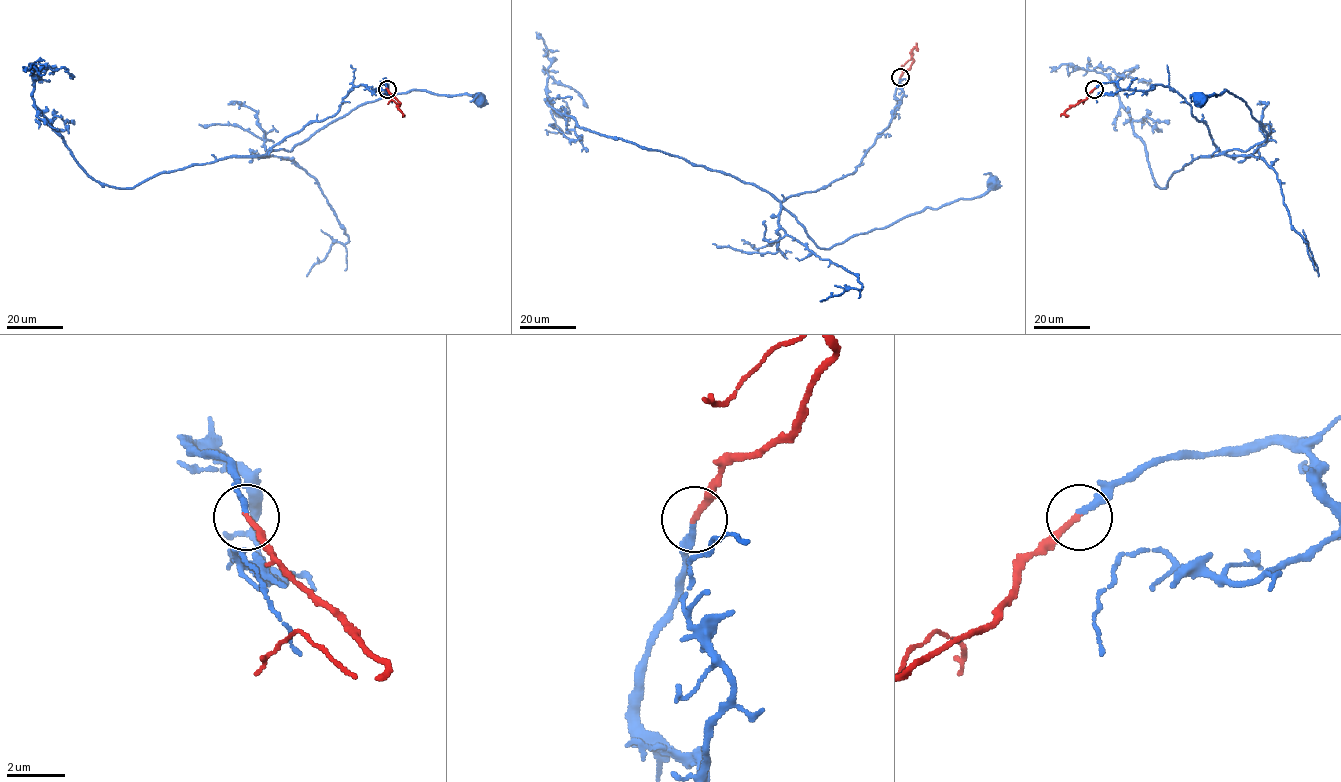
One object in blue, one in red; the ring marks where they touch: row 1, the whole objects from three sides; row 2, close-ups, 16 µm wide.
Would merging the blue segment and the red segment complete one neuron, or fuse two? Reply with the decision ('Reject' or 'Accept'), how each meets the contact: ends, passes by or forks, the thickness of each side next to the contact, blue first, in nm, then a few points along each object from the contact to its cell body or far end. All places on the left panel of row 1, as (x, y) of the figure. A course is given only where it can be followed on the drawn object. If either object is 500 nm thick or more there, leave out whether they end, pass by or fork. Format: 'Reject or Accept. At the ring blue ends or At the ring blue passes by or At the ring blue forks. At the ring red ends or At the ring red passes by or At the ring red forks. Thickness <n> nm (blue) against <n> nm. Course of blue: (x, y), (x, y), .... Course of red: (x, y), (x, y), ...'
Accept. At the ring blue ends. At the ring red ends. Thickness 220 nm (blue) against 180 nm. Course of blue: (387, 88), (354, 86), (333, 115), (267, 152), (290, 151), (395, 94), (479, 98). Course of red: (387, 89), (399, 103), (398, 109), (404, 116)

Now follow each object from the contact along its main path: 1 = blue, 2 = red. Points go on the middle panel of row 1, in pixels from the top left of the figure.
1: (900, 77), (900, 103), (857, 169), (781, 203), (810, 239), (829, 249), (926, 208), (981, 196), (993, 180)
2: (900, 77), (913, 61), (912, 50), (916, 46), (918, 51)

